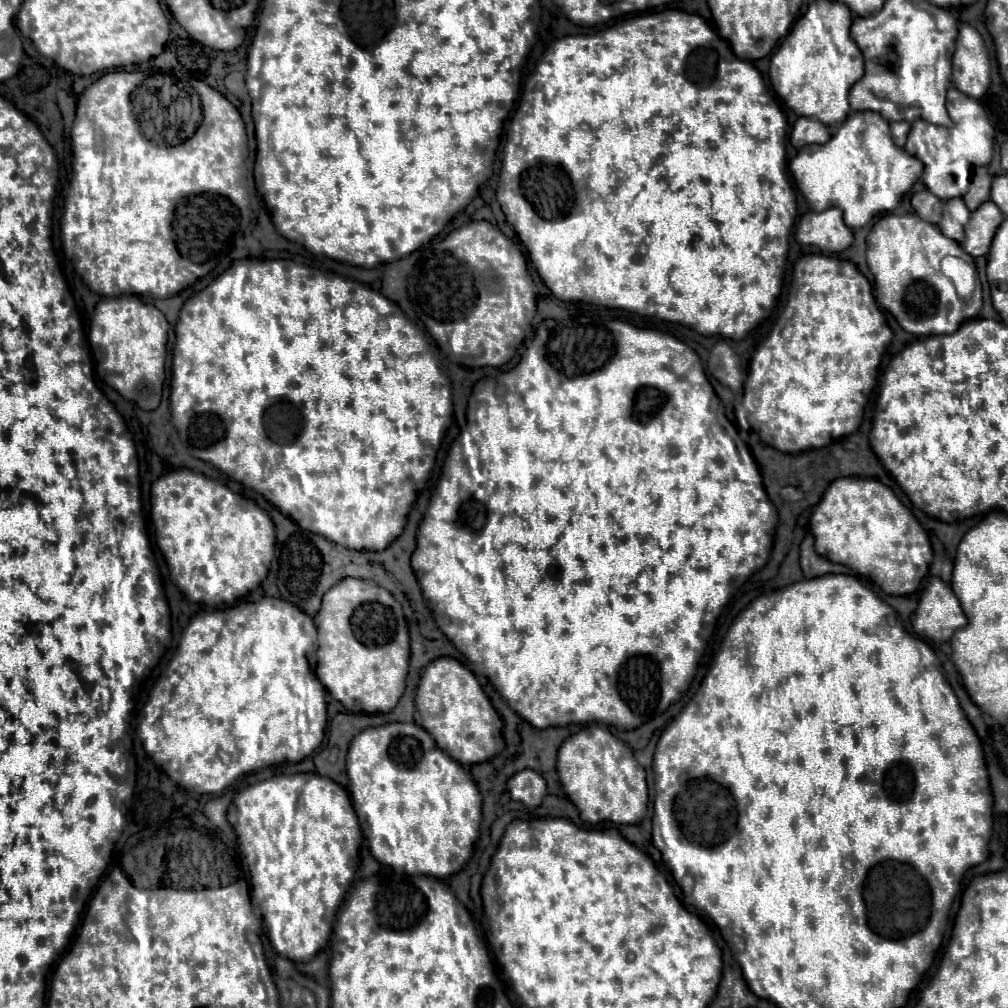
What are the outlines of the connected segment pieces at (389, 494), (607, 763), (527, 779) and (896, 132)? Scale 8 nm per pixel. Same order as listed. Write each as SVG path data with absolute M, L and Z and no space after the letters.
M292 260L234 261L222 276L218 276L210 286L197 292L182 306L176 324L176 346L172 356L172 422L186 440L190 454L214 464L218 470L238 480L246 488L262 494L284 516L296 520L300 528L316 532L348 550L384 550L402 534L406 516L420 488L434 489L437 484L431 482L438 480L439 476L428 479L428 474L435 467L440 442L448 428L459 427L454 415L450 380L440 372L426 336L404 318L404 312L400 312L396 304L360 282L340 278L337 274L316 272Z
M598 724L582 728L560 746L558 776L564 792L586 822L598 824L610 820L614 824L638 824L646 816L648 786L644 768L636 762L628 744Z
M522 770L508 780L512 800L522 802L528 808L538 808L546 796L546 780L534 770Z
M890 122L890 130L892 130L894 142L902 148L906 144L906 136L910 132L910 124L908 122Z

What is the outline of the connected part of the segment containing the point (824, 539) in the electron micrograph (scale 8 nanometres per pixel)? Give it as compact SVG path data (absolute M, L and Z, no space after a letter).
M850 476L834 480L816 506L810 528L820 556L858 570L858 574L876 582L886 594L914 594L928 576L932 546L926 530L896 494L874 478Z

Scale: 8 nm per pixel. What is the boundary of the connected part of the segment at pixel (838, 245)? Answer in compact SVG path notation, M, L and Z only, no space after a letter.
M828 208L824 212L806 212L798 222L796 240L800 244L818 246L822 252L842 252L852 244L854 236L844 224L842 212Z

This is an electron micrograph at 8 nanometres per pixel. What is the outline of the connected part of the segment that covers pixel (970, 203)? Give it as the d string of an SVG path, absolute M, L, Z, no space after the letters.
M978 166L974 170L974 176L972 176L972 182L970 182L970 188L968 192L964 194L964 202L968 206L970 212L974 212L982 202L986 202L990 196L990 186L992 186L992 176L988 174L988 168L986 166Z

